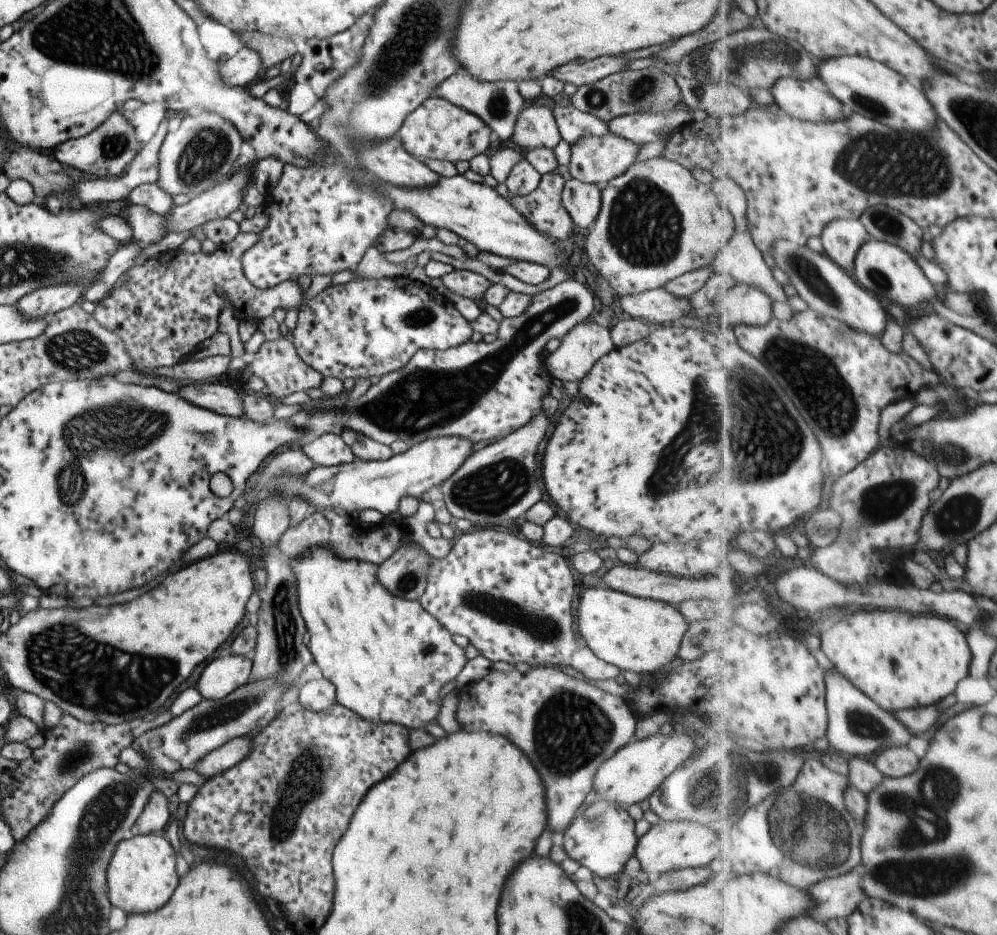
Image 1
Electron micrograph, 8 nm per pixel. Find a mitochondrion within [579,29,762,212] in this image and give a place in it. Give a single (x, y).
(643, 87)

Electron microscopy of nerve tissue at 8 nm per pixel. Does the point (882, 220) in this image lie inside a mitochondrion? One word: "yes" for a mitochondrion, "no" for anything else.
yes

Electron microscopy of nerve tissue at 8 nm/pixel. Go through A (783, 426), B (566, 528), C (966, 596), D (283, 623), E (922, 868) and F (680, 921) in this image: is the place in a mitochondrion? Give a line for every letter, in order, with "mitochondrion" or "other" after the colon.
A: mitochondrion
B: other
C: other
D: mitochondrion
E: mitochondrion
F: mitochondrion

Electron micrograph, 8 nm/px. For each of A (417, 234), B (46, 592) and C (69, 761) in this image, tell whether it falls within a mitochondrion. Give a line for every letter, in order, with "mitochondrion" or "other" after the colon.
A: other
B: other
C: mitochondrion

